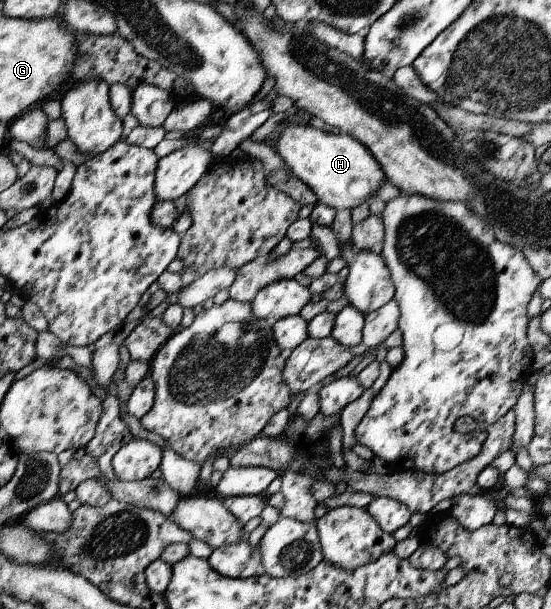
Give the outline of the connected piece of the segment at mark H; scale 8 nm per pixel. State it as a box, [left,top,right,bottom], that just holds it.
[269,122,386,210]

